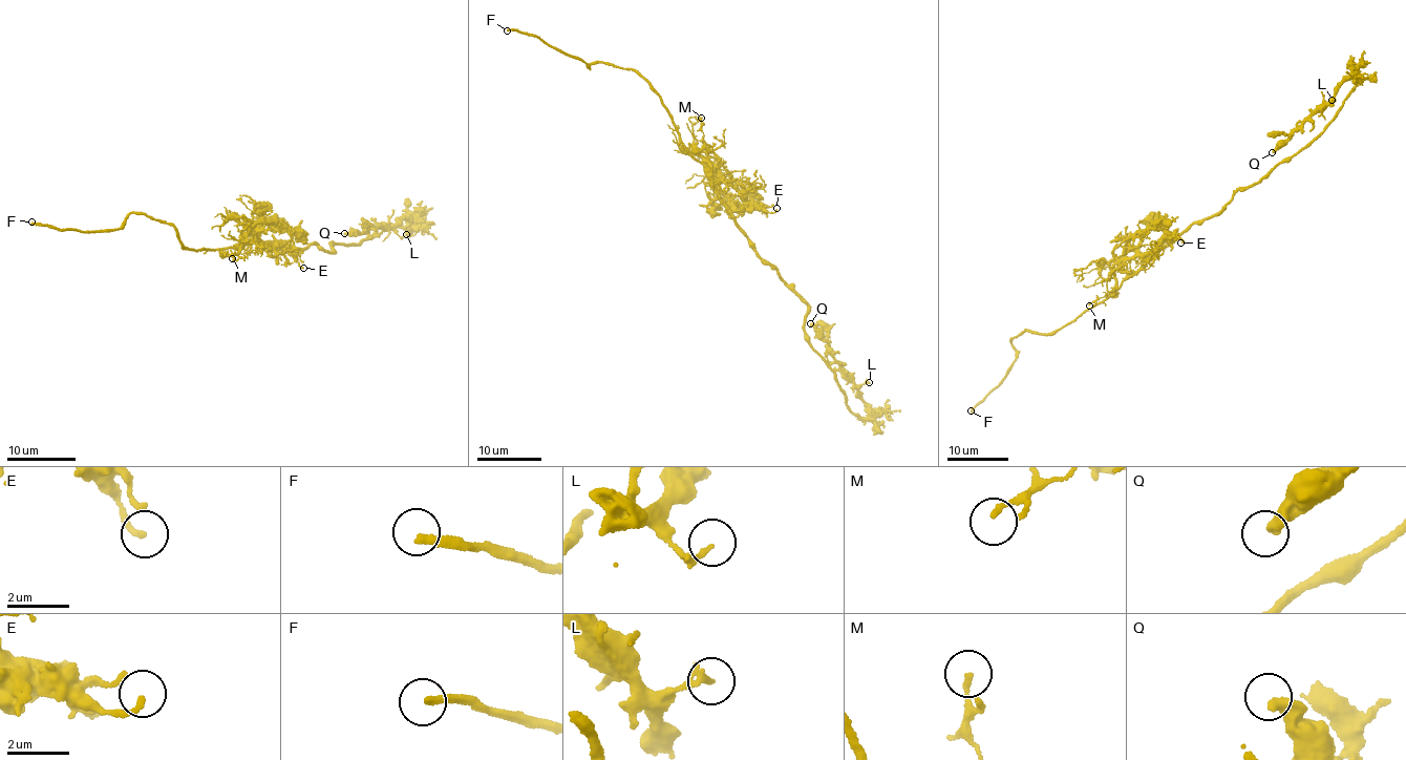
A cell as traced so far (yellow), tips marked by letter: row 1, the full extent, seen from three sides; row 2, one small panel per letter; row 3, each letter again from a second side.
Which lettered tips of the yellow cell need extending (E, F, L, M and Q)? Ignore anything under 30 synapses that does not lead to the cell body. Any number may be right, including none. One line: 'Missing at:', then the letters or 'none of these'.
Missing at: F

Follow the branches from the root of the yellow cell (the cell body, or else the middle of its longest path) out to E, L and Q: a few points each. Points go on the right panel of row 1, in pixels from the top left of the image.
E: (1193, 225), (1143, 266), (1140, 255), (1167, 236), (1172, 235), (1184, 240), (1180, 243)
L: (1193, 225), (1217, 214), (1237, 190), (1309, 143), (1359, 83), (1347, 79), (1334, 104), (1332, 100)
Q: (1193, 225), (1217, 214), (1237, 190), (1256, 184), (1323, 131), (1359, 83), (1347, 79), (1272, 152)

